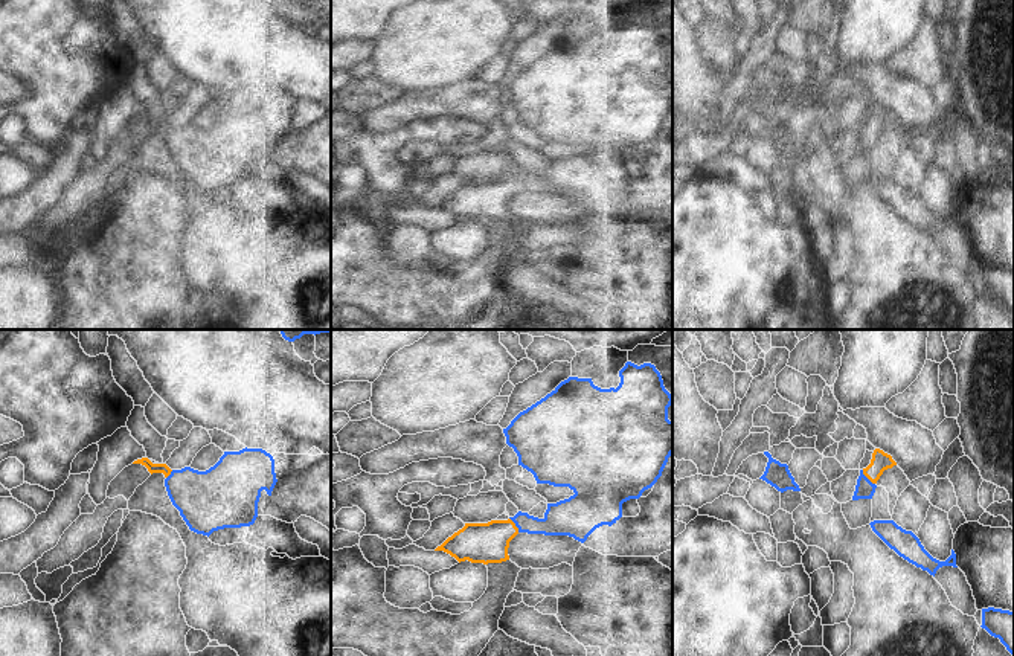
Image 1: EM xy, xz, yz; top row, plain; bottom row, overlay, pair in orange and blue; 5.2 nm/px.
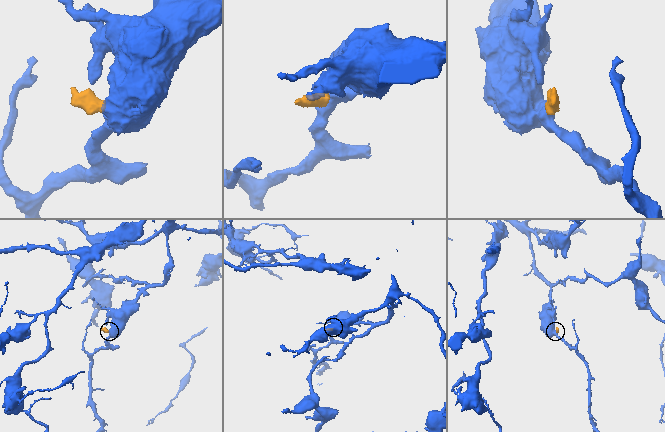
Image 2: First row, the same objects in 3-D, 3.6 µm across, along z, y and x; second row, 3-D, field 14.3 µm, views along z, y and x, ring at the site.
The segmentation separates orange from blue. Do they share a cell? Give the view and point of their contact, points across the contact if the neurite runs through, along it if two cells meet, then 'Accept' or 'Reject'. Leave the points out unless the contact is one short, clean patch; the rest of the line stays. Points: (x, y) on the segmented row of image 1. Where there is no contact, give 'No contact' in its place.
Touches orange at yz (868, 478). Path across: yz (880, 461), (868, 478), (865, 488). Accept

